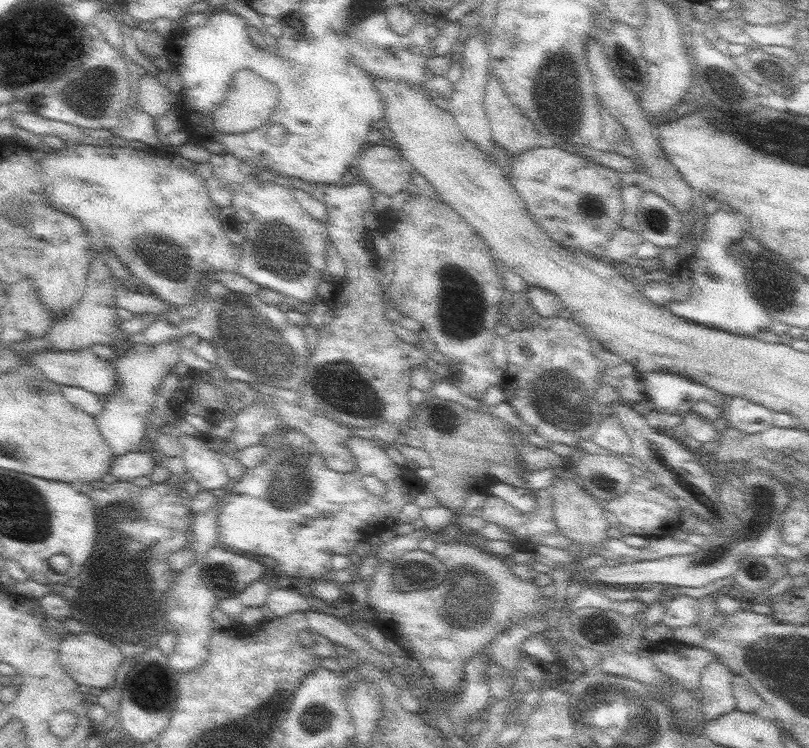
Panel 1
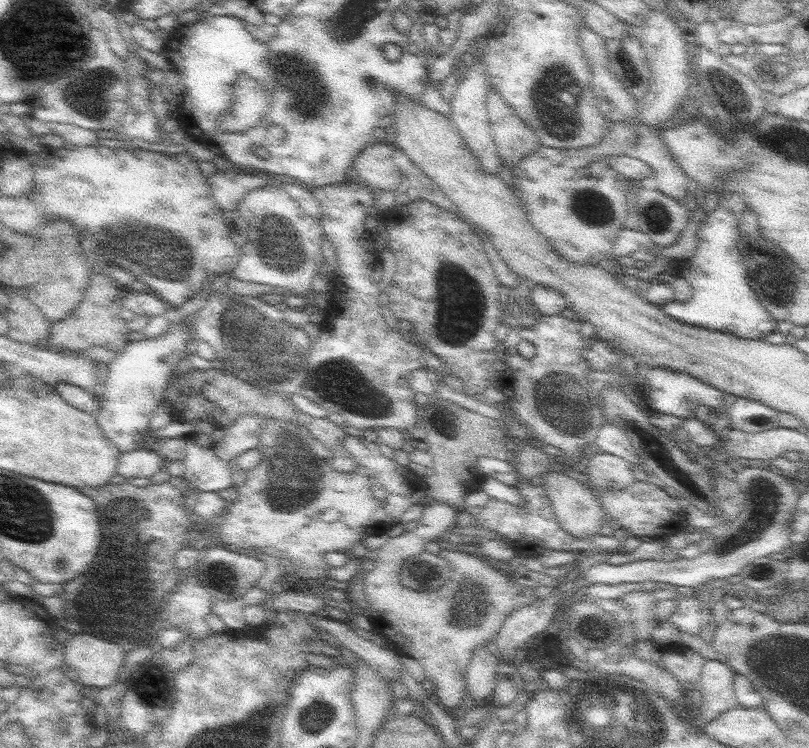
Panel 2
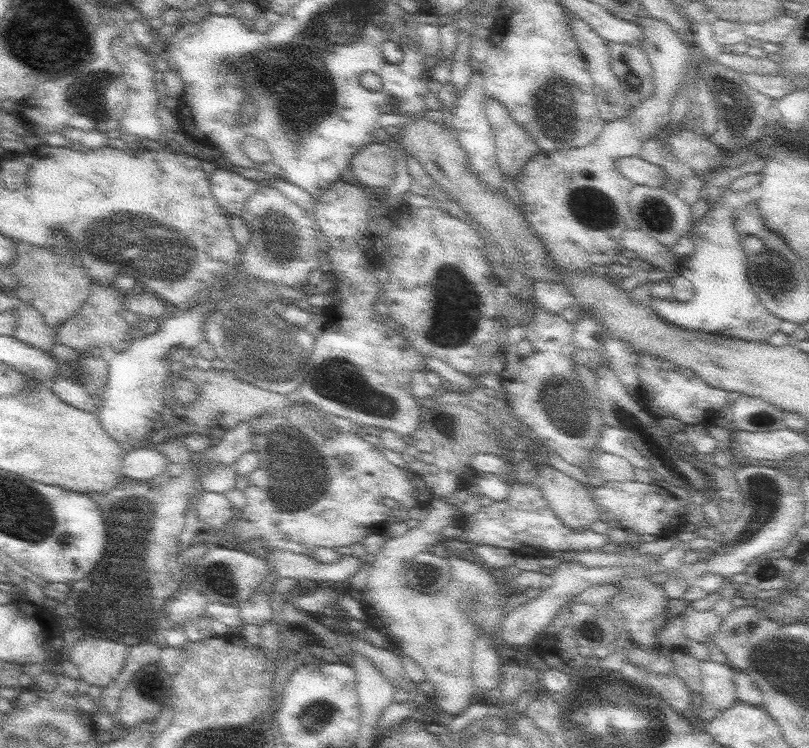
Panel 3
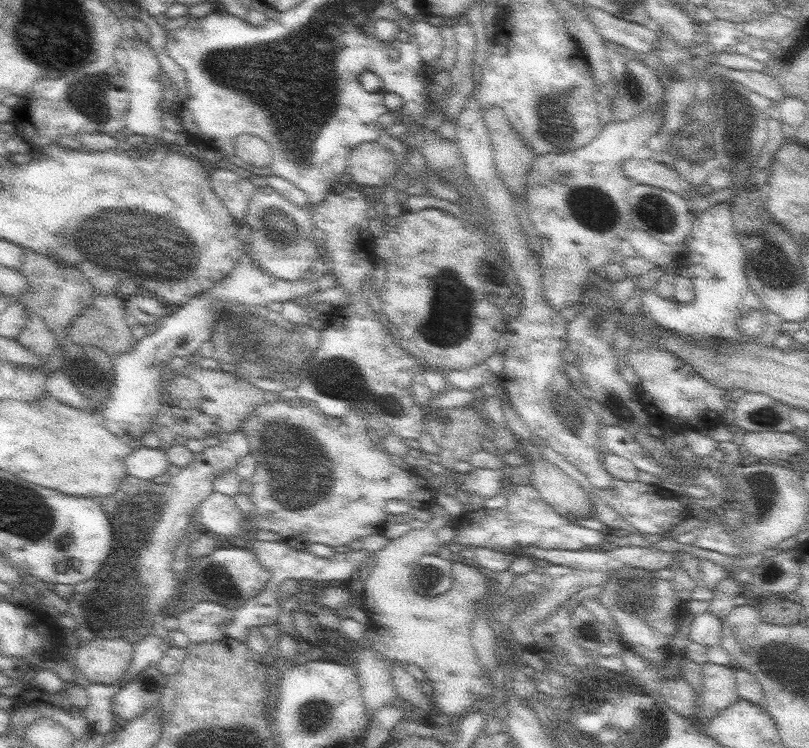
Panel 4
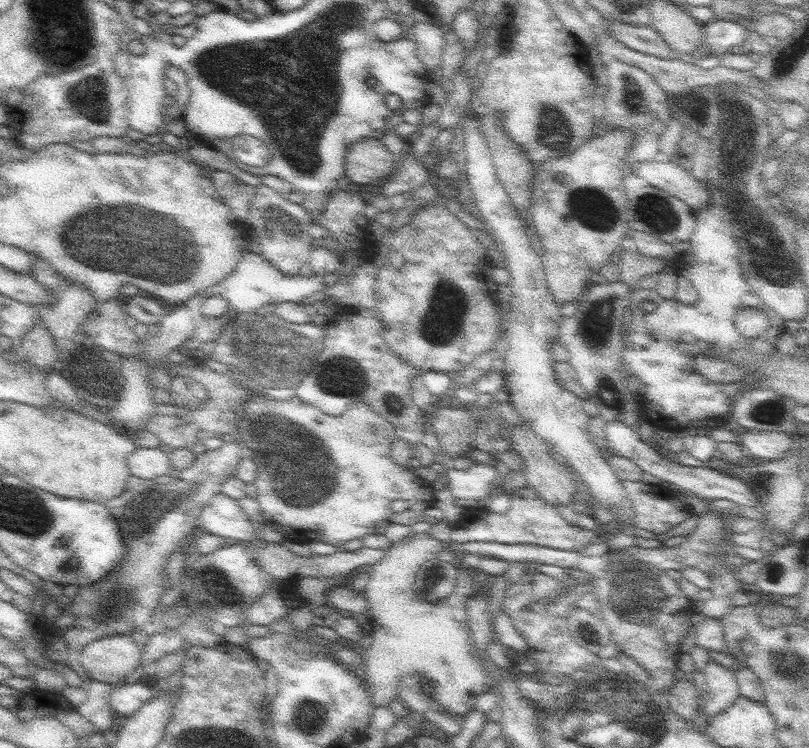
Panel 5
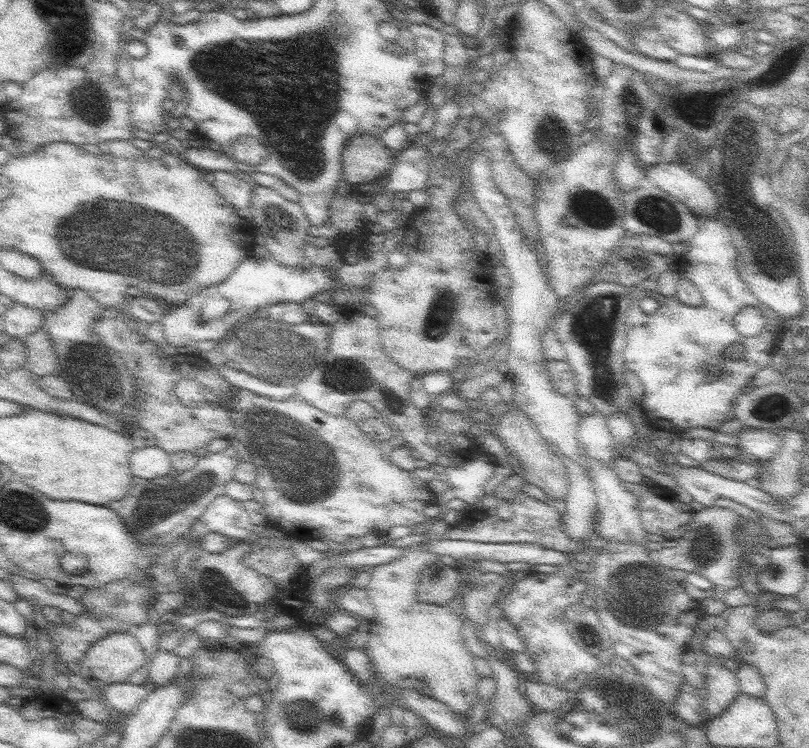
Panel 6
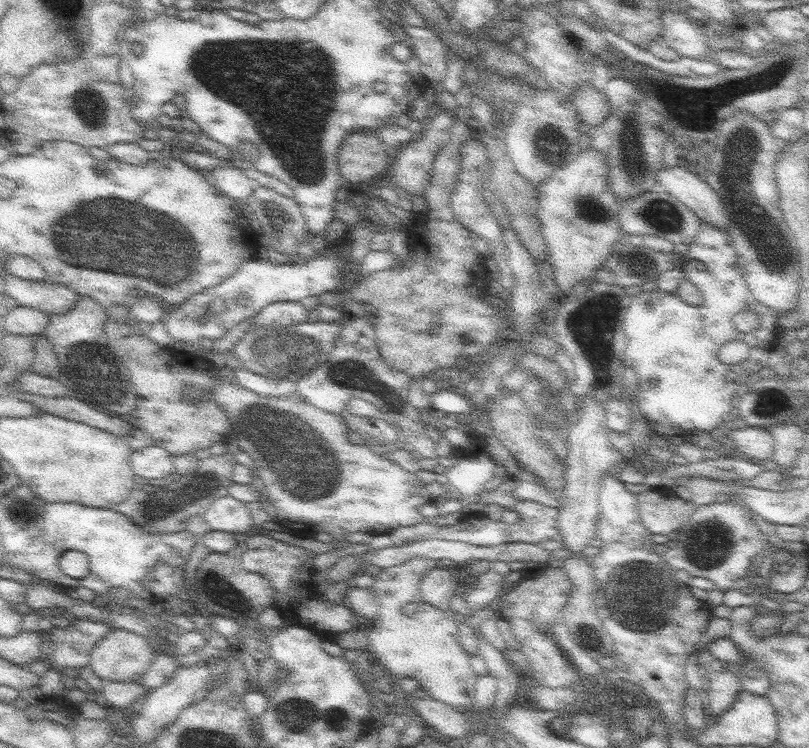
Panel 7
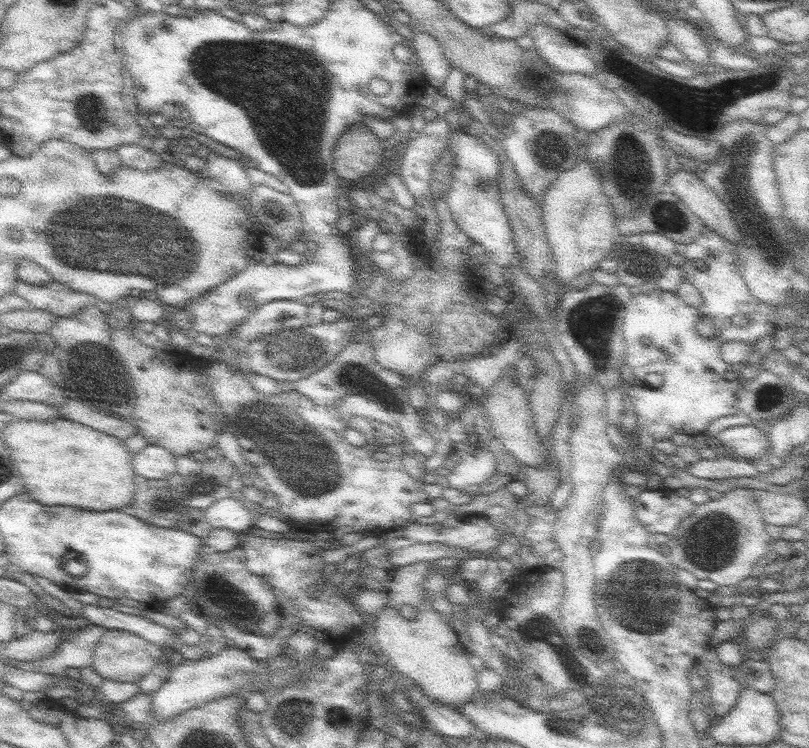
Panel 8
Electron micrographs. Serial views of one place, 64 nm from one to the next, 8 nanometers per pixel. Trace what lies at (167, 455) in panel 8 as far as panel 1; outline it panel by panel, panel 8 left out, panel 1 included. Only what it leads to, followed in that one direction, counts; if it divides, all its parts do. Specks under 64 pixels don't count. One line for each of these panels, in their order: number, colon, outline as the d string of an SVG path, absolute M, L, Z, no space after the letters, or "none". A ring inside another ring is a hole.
1: M127 452L123 456L115 456L111 462L111 476L117 478L117 482L133 482L133 478L149 476L157 464L161 464L161 456L155 456L151 452Z
2: M133 450L133 452L123 452L123 456L119 458L119 466L117 466L117 476L121 476L121 480L129 480L133 482L135 478L147 478L151 480L165 464L165 458L157 452L151 450Z
3: M131 448L123 458L123 474L127 478L147 482L165 472L167 464L169 460L165 458L163 452L157 452L153 448L139 448L139 450Z
4: M139 448L133 450L127 460L127 474L139 480L155 480L157 476L167 474L171 462L167 460L165 450L159 448Z
5: M137 446L137 450L127 458L127 466L131 476L141 480L151 480L151 482L161 476L167 476L171 470L169 454L163 452L159 446L157 448Z
6: M141 446L135 448L131 454L131 472L135 478L143 478L149 482L151 478L165 478L173 476L171 458L169 454L159 446Z
7: M147 446L133 452L131 468L135 476L141 476L145 482L153 478L167 478L175 472L173 456L161 446Z

